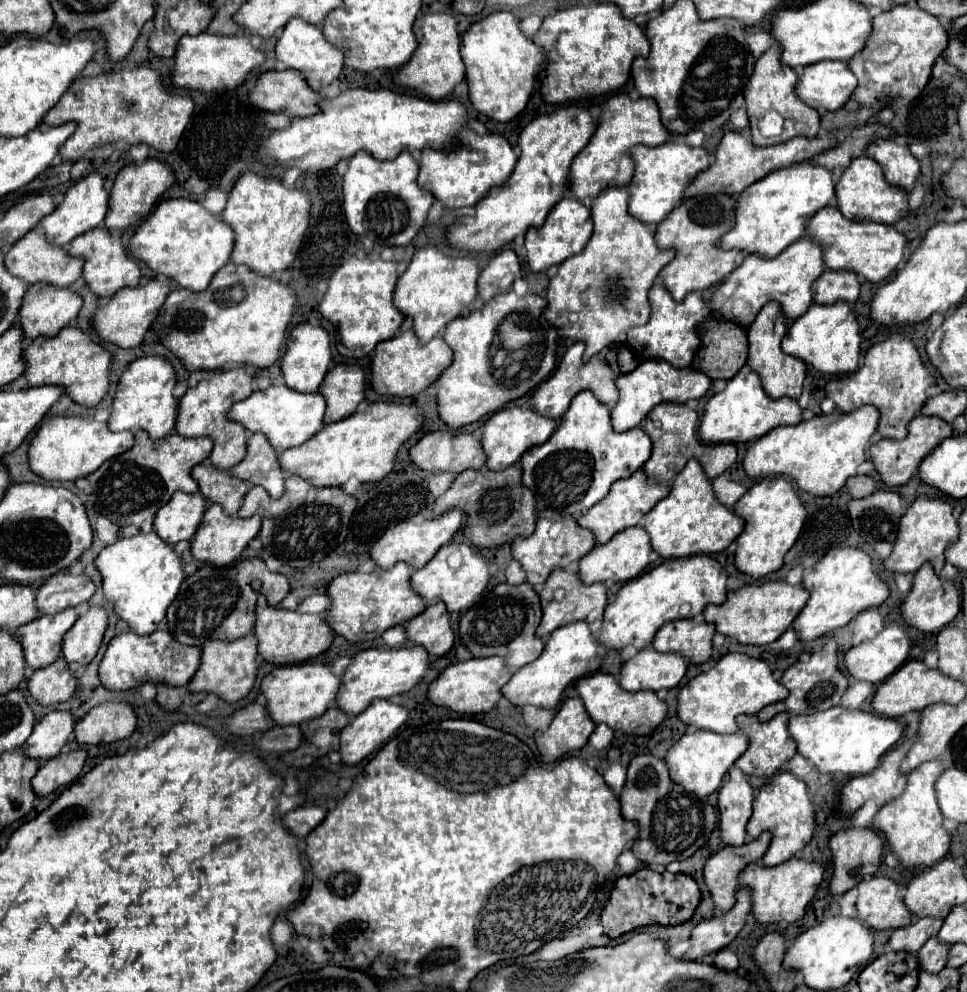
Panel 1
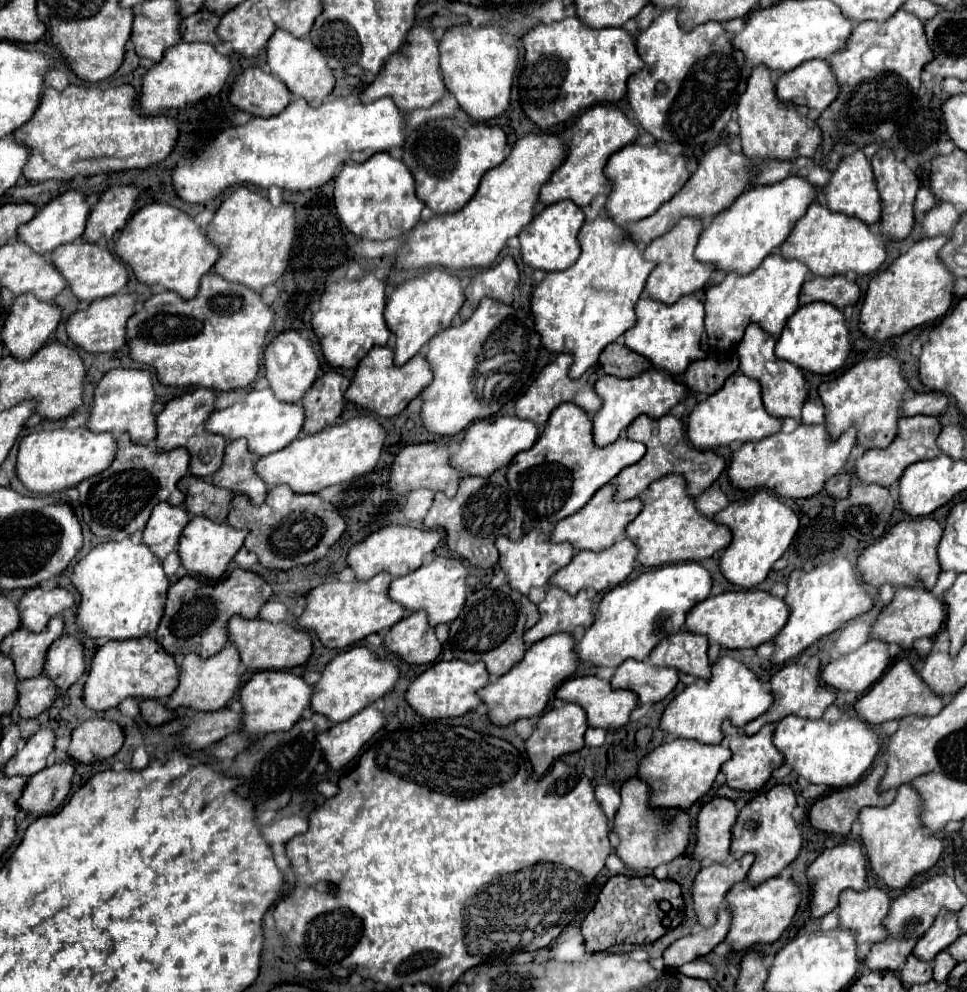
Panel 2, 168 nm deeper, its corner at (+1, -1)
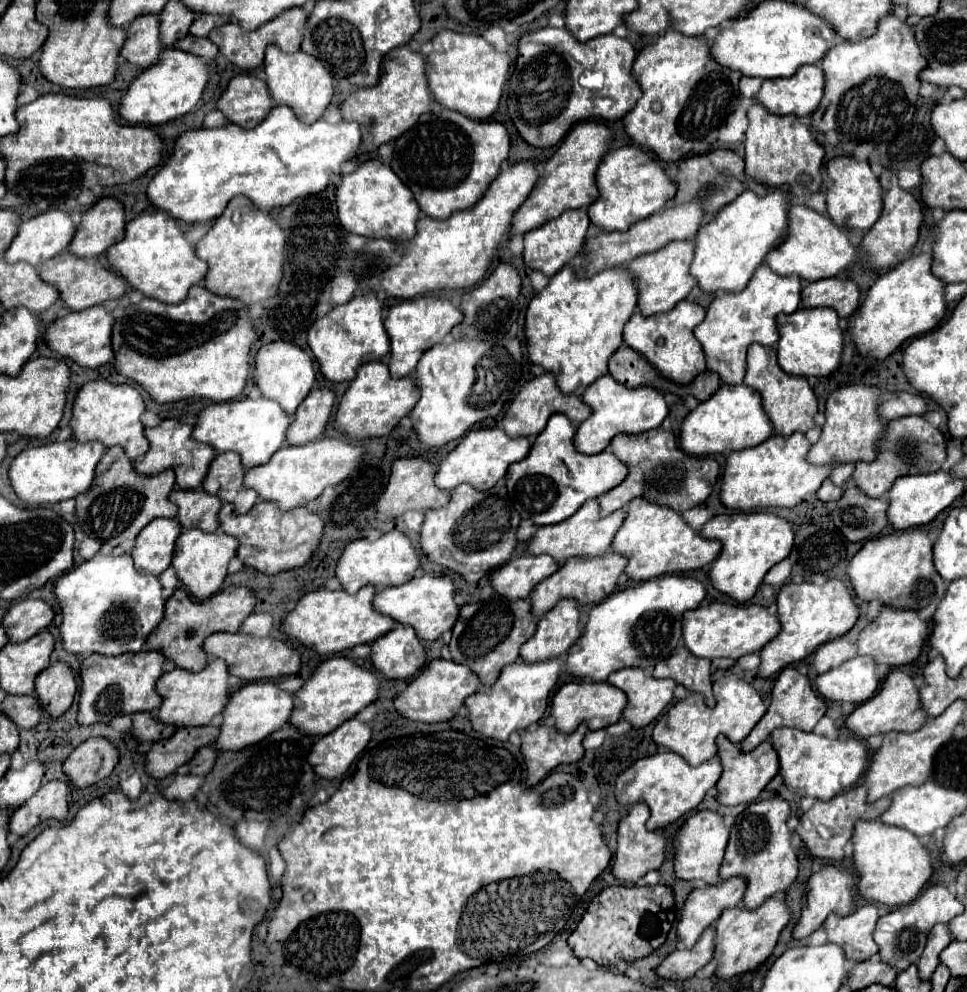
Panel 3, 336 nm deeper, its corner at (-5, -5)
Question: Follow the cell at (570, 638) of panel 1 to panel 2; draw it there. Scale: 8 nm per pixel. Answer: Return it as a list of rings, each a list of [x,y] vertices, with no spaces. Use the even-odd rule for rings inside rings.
[[[568,633],[550,635],[538,643],[534,643],[524,657],[512,667],[512,671],[498,677],[494,683],[488,683],[478,691],[478,697],[488,707],[488,719],[498,725],[506,727],[524,717],[538,717],[542,715],[550,695],[558,685],[570,679],[578,667],[578,657],[574,655],[574,637]]]

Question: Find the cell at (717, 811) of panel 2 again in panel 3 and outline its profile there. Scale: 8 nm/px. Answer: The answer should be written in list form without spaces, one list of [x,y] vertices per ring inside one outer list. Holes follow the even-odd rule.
[[[702,809],[692,815],[676,837],[676,855],[674,855],[674,871],[678,879],[686,881],[702,881],[702,885],[716,885],[720,881],[720,863],[728,845],[730,829],[724,825],[724,817],[720,813]]]

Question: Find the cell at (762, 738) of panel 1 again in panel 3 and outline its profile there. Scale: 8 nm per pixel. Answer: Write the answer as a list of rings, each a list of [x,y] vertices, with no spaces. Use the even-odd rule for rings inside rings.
[[[720,735],[718,737],[718,757],[720,757],[720,763],[724,769],[722,777],[716,785],[718,787],[718,801],[722,805],[740,805],[740,803],[754,801],[780,769],[772,741],[762,741],[750,753],[742,753],[736,743],[730,743],[724,735]]]

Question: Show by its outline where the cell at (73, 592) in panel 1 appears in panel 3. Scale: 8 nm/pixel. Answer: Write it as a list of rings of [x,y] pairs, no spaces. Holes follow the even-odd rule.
[[[24,599],[8,609],[4,615],[4,627],[10,641],[26,641],[46,629],[54,621],[54,609],[42,599]]]

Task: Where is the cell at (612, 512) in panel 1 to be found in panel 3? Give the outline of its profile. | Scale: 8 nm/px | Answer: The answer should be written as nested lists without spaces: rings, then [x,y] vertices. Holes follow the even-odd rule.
[[[590,499],[572,517],[568,517],[566,521],[556,523],[556,525],[540,527],[538,533],[532,537],[532,541],[528,543],[528,553],[532,553],[532,555],[546,553],[546,555],[554,557],[556,563],[564,563],[570,557],[582,557],[582,555],[590,555],[590,557],[606,555],[610,551],[610,547],[612,547],[612,539],[614,539],[618,527],[622,527],[624,519],[626,519],[624,509],[614,511],[614,513],[610,513],[606,517],[600,517],[598,515],[598,501]]]

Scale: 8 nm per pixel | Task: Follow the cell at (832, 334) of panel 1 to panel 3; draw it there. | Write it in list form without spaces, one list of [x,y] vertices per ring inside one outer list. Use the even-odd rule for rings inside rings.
[[[828,307],[798,309],[790,315],[778,315],[778,363],[790,375],[804,377],[826,377],[840,367],[840,357],[844,349],[844,329],[840,327],[838,315]]]

